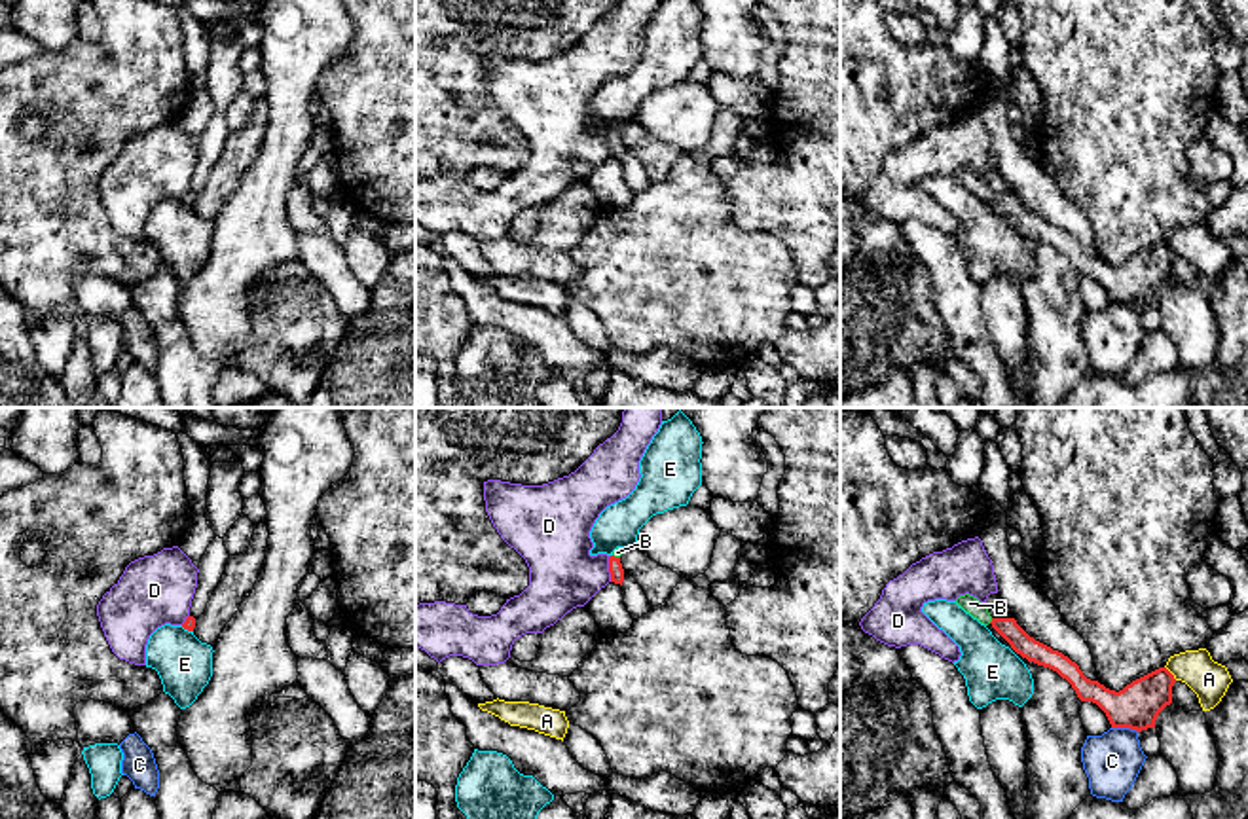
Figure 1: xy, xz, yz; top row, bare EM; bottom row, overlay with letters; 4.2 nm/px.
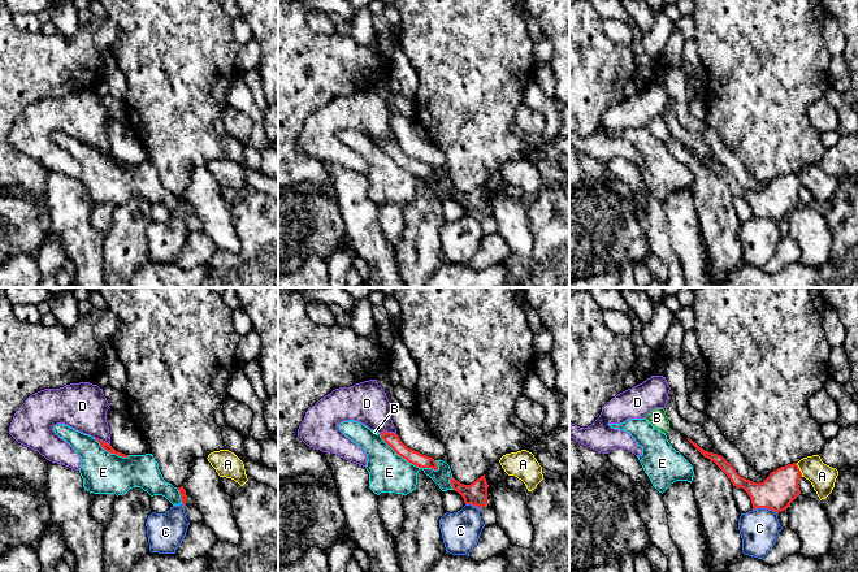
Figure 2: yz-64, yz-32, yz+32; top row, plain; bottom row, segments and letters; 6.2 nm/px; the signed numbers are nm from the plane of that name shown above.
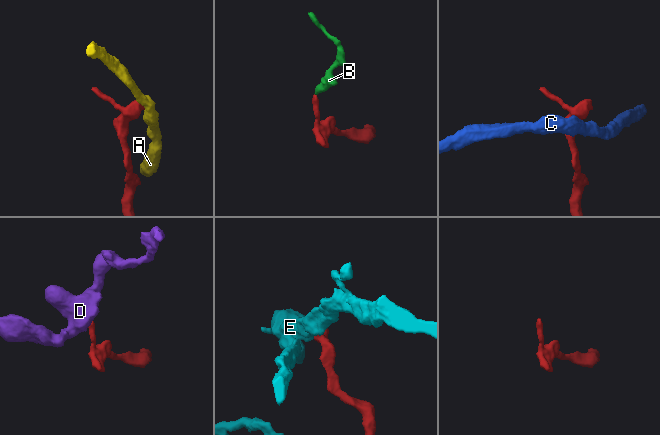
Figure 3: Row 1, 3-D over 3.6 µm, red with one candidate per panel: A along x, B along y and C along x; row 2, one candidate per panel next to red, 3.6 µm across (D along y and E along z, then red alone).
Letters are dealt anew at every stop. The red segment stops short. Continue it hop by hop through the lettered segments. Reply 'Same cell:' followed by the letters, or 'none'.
Same cell: B

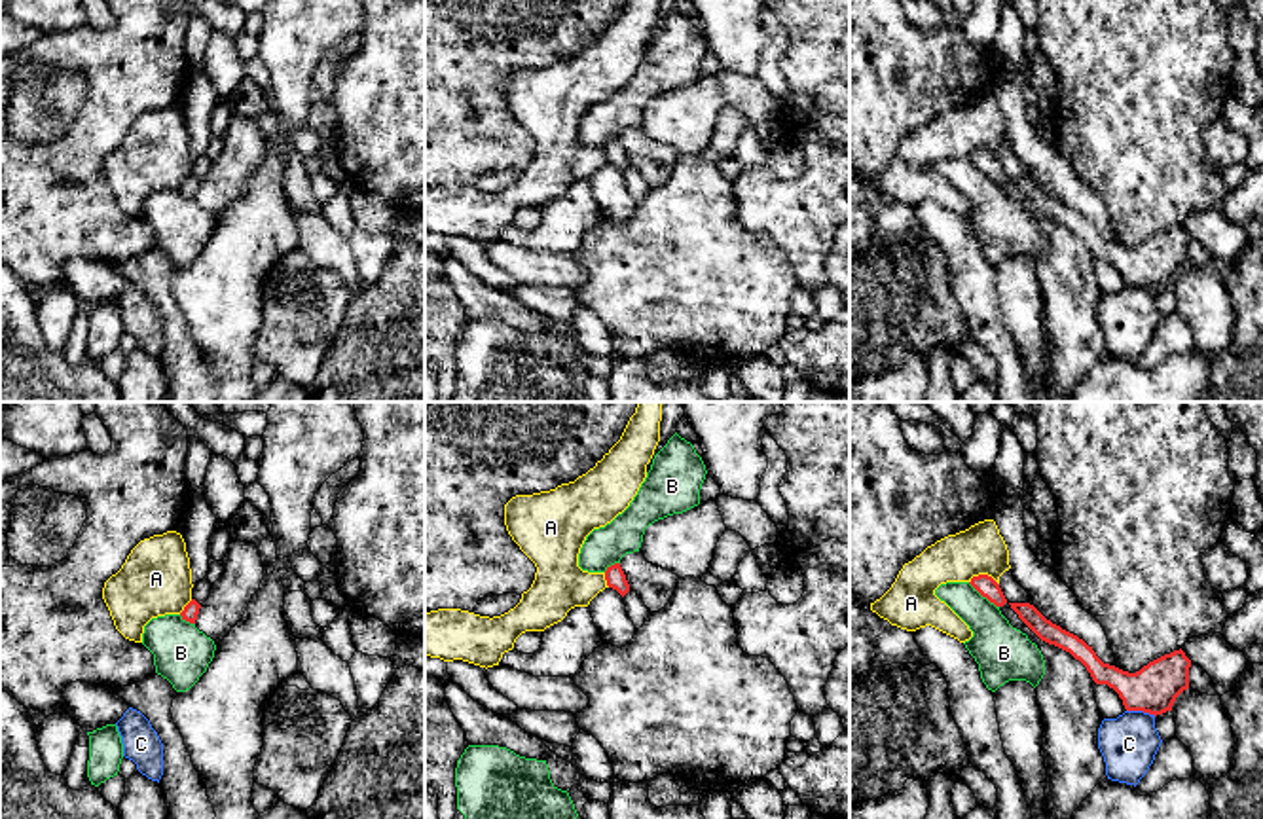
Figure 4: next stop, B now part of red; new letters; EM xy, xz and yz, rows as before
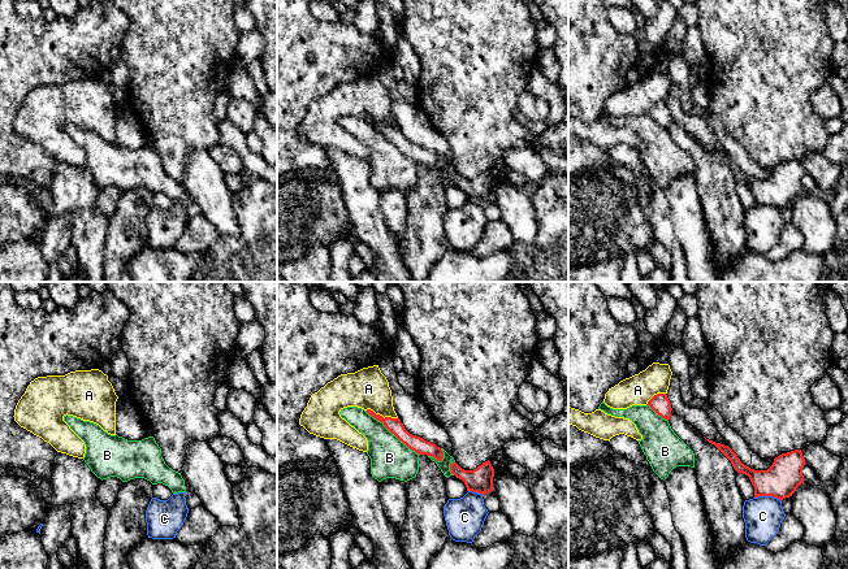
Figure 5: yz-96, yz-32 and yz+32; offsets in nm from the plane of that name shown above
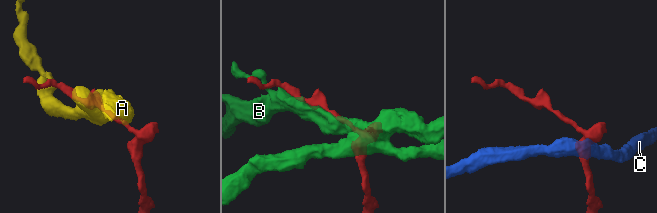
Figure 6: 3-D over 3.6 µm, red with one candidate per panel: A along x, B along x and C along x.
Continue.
Same cell: none

